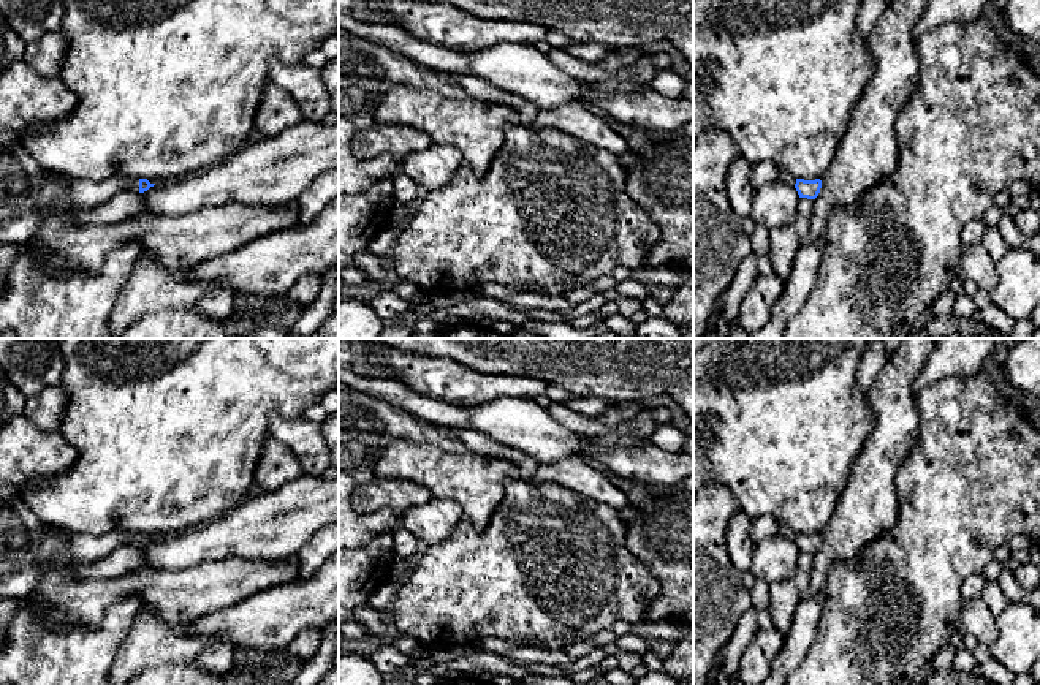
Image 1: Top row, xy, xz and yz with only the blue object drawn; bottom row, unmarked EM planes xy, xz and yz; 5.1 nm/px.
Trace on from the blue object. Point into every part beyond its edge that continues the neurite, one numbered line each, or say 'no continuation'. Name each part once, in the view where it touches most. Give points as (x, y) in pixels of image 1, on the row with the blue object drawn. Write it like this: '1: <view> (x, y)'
1: xy (21, 177)

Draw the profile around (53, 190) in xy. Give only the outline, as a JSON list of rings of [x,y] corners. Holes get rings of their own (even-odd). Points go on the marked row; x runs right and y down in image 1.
[[[47,172],[46,185],[41,190],[38,206],[47,209],[63,198],[65,184],[63,176]]]

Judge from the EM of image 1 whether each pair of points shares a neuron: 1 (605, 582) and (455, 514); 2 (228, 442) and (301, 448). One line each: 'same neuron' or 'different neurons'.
1: different neurons
2: different neurons

